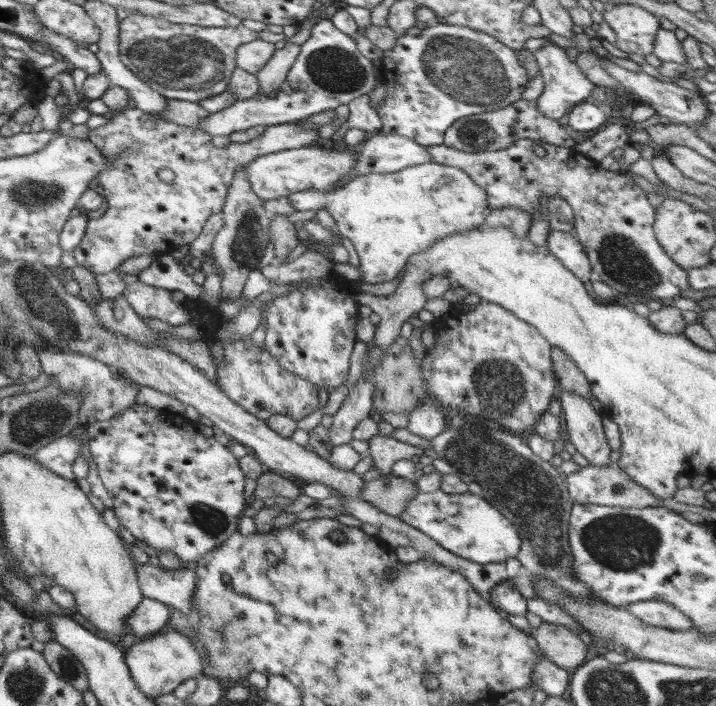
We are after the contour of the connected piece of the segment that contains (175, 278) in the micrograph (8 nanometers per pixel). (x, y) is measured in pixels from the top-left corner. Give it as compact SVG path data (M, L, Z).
M169 252L155 258L148 268L138 271L137 276L138 281L147 286L179 290L188 300L200 298L204 291L202 286L193 282L192 276L184 272L183 266L179 265Z

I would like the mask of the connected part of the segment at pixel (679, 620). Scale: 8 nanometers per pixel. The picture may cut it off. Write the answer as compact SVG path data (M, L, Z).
M638 601L626 605L626 610L646 625L672 631L691 631L692 622L680 610L667 602Z

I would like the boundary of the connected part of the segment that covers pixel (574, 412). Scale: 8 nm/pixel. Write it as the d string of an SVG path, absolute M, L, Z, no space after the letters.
M559 391L557 395L562 406L566 440L574 444L590 466L602 468L614 465L610 459L612 449L604 435L602 414L597 410L597 405L572 392Z

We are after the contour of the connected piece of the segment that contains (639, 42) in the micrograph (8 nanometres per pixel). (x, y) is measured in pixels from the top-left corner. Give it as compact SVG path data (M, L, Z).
M632 4L606 8L604 21L616 33L614 45L631 54L646 56L653 52L653 43L659 30L659 19L649 11Z

